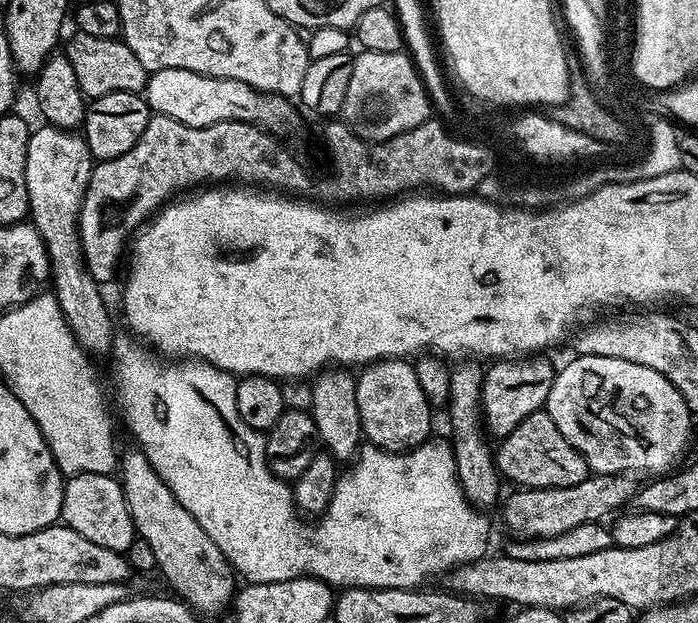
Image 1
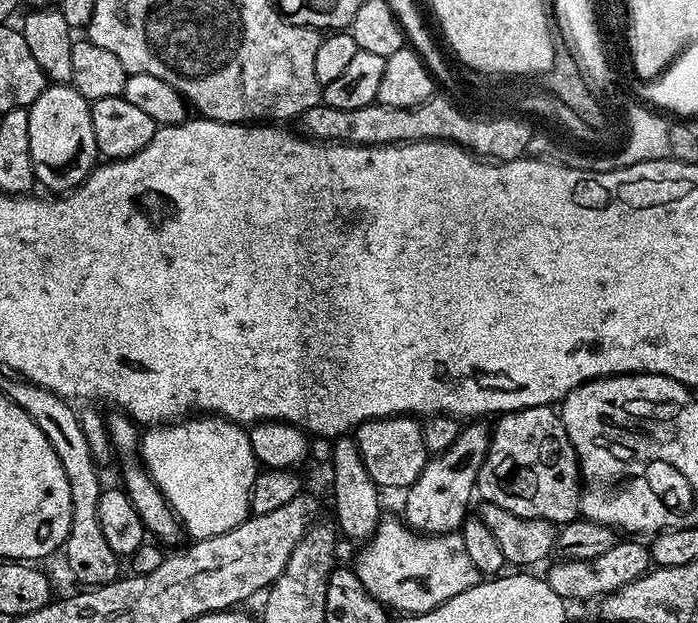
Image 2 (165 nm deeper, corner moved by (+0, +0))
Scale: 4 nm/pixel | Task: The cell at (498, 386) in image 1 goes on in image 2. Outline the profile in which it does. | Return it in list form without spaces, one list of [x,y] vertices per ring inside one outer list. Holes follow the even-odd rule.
[[[465,423],[463,427],[459,429],[453,444],[444,452],[435,453],[422,470],[422,474],[418,474],[416,481],[403,493],[404,513],[402,513],[402,519],[412,531],[419,532],[425,536],[442,536],[445,532],[456,532],[460,525],[464,523],[470,512],[468,503],[471,502],[472,496],[474,500],[478,470],[482,466],[482,462],[488,453],[490,428],[489,425],[486,426],[484,424],[487,423]]]

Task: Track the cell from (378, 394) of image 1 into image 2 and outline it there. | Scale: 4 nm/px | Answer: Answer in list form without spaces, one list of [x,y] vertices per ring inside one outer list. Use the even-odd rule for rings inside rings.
[[[405,414],[402,416],[385,416],[383,420],[364,420],[354,430],[354,439],[360,451],[362,462],[366,466],[366,474],[370,474],[370,478],[374,478],[377,488],[381,490],[387,490],[387,488],[407,490],[416,481],[418,474],[422,474],[422,470],[429,462],[430,453],[426,448],[426,442],[423,440],[421,425],[419,419]]]

